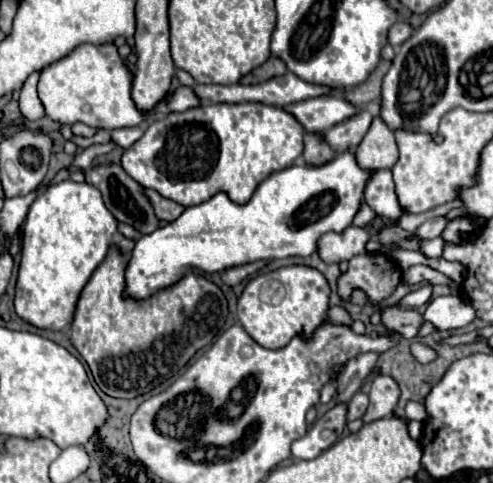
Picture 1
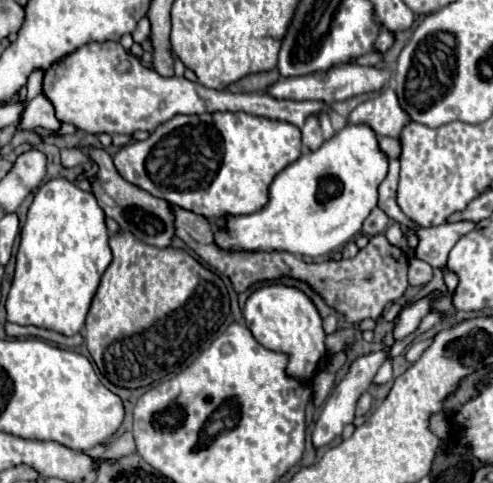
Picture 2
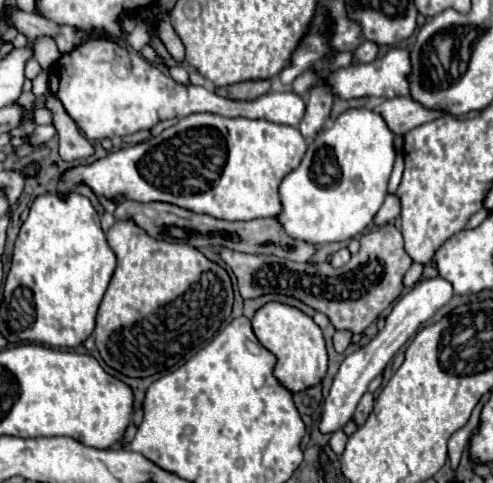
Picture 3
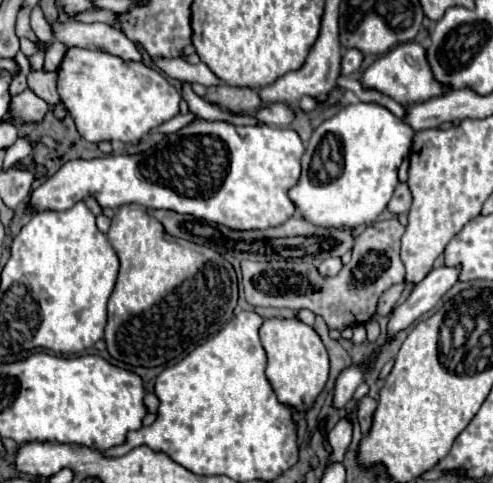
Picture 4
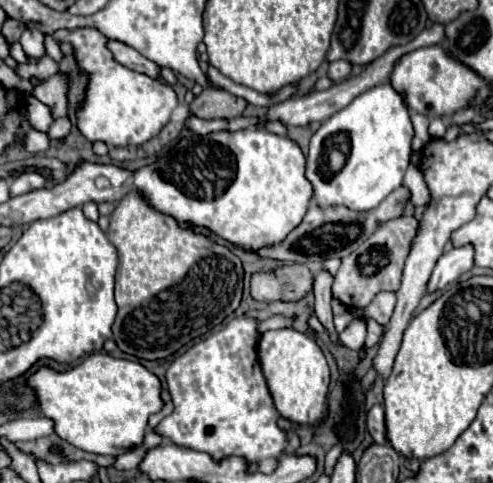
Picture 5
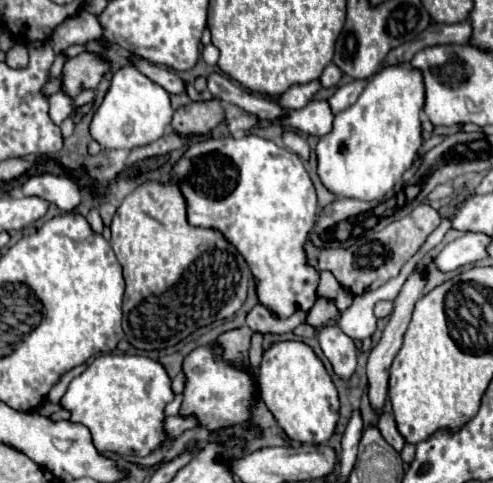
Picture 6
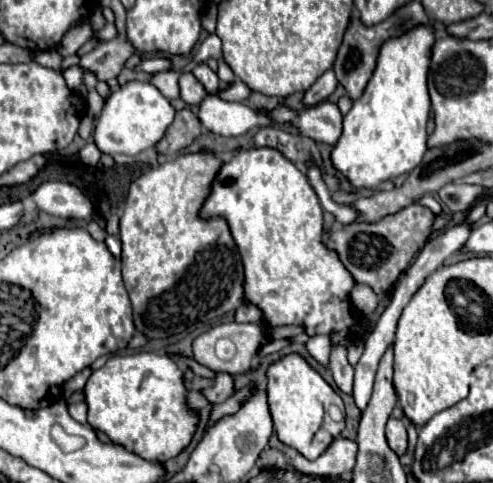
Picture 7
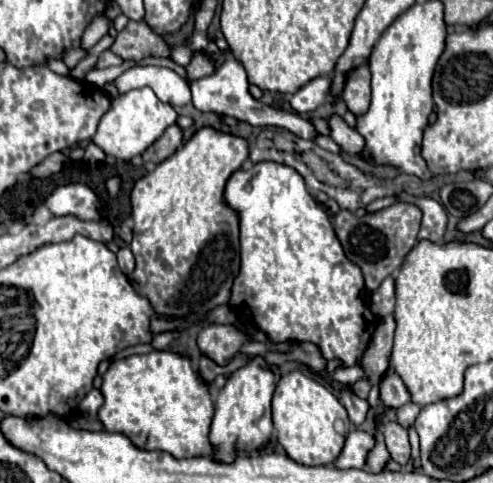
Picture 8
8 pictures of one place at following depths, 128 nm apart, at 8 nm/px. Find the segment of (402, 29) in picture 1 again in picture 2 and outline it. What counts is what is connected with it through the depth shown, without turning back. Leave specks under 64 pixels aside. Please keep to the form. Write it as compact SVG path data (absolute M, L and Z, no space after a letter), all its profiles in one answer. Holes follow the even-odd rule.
M380 30L380 34L378 34L378 38L376 38L376 42L374 42L374 52L380 52L380 54L384 54L390 46L392 46L392 42L394 42L394 36L392 36L392 32L388 32L388 30Z

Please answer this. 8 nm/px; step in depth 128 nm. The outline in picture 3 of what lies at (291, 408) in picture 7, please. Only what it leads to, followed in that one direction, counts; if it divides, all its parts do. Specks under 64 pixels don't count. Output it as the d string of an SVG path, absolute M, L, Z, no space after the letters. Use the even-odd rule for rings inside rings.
M270 302L256 312L256 316L252 318L252 328L260 344L276 356L274 376L286 390L302 392L322 382L322 378L326 376L328 354L326 354L322 330L314 324L310 316L306 316L296 308Z

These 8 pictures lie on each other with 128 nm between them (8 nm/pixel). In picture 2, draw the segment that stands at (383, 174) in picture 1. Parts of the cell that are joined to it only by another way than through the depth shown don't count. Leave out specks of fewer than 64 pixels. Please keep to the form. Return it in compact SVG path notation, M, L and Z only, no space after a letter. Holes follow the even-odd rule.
M390 160L388 176L386 176L384 184L380 184L380 188L378 188L378 206L380 206L392 220L396 220L396 222L400 222L400 224L404 224L404 226L416 228L416 224L412 224L412 222L402 214L402 210L400 210L398 204L396 204L398 172L400 172L400 162L398 162L398 160ZM450 222L450 224L442 224L442 226L434 226L434 228L416 228L420 242L416 248L416 256L424 262L428 262L430 266L438 266L444 272L444 280L448 290L452 292L458 284L456 276L452 272L446 270L446 258L448 252L452 250L452 246L460 240L460 236L468 234L470 230L476 228L476 222Z

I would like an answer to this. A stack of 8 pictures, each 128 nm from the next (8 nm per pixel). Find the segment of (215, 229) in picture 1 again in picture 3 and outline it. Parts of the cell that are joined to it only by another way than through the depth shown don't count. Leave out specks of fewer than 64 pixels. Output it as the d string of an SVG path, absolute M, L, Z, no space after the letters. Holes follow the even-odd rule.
M350 108L342 112L330 124L330 128L324 126L316 134L314 144L308 146L300 166L292 170L280 184L282 214L278 216L278 220L282 222L284 230L290 236L308 240L312 244L342 242L364 232L372 224L374 216L378 214L388 194L388 180L392 174L394 158L398 154L398 148L394 146L394 138L396 134L388 128L386 120L378 112L368 108Z

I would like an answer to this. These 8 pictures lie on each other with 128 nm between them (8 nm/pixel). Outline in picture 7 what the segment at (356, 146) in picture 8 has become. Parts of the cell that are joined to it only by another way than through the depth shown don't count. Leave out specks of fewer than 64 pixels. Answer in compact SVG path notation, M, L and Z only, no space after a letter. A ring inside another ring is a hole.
M322 102L320 106L312 106L306 108L302 112L294 112L286 106L278 106L274 110L270 110L270 116L278 122L294 122L296 128L308 136L314 138L316 142L324 142L334 146L340 136L342 136L342 114L336 108L336 104L332 102Z

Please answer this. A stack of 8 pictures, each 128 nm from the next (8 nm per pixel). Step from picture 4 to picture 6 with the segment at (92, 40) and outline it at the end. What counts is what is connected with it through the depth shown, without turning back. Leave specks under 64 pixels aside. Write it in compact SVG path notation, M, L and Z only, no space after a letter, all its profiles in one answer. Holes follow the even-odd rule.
M140 60L136 64L136 68L146 74L150 80L154 80L156 84L160 84L168 94L186 94L186 80L182 80L176 72L172 70L166 70L166 68L158 68L154 66L152 62L146 62L146 60Z

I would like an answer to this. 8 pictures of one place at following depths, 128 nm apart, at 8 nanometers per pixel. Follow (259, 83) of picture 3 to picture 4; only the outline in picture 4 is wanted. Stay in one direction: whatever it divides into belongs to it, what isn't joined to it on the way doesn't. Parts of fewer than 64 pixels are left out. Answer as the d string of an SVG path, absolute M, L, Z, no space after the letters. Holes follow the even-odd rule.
M226 84L212 86L206 90L204 96L206 102L216 104L220 108L226 108L230 112L254 112L262 102L258 98L258 92L252 88L232 88Z

